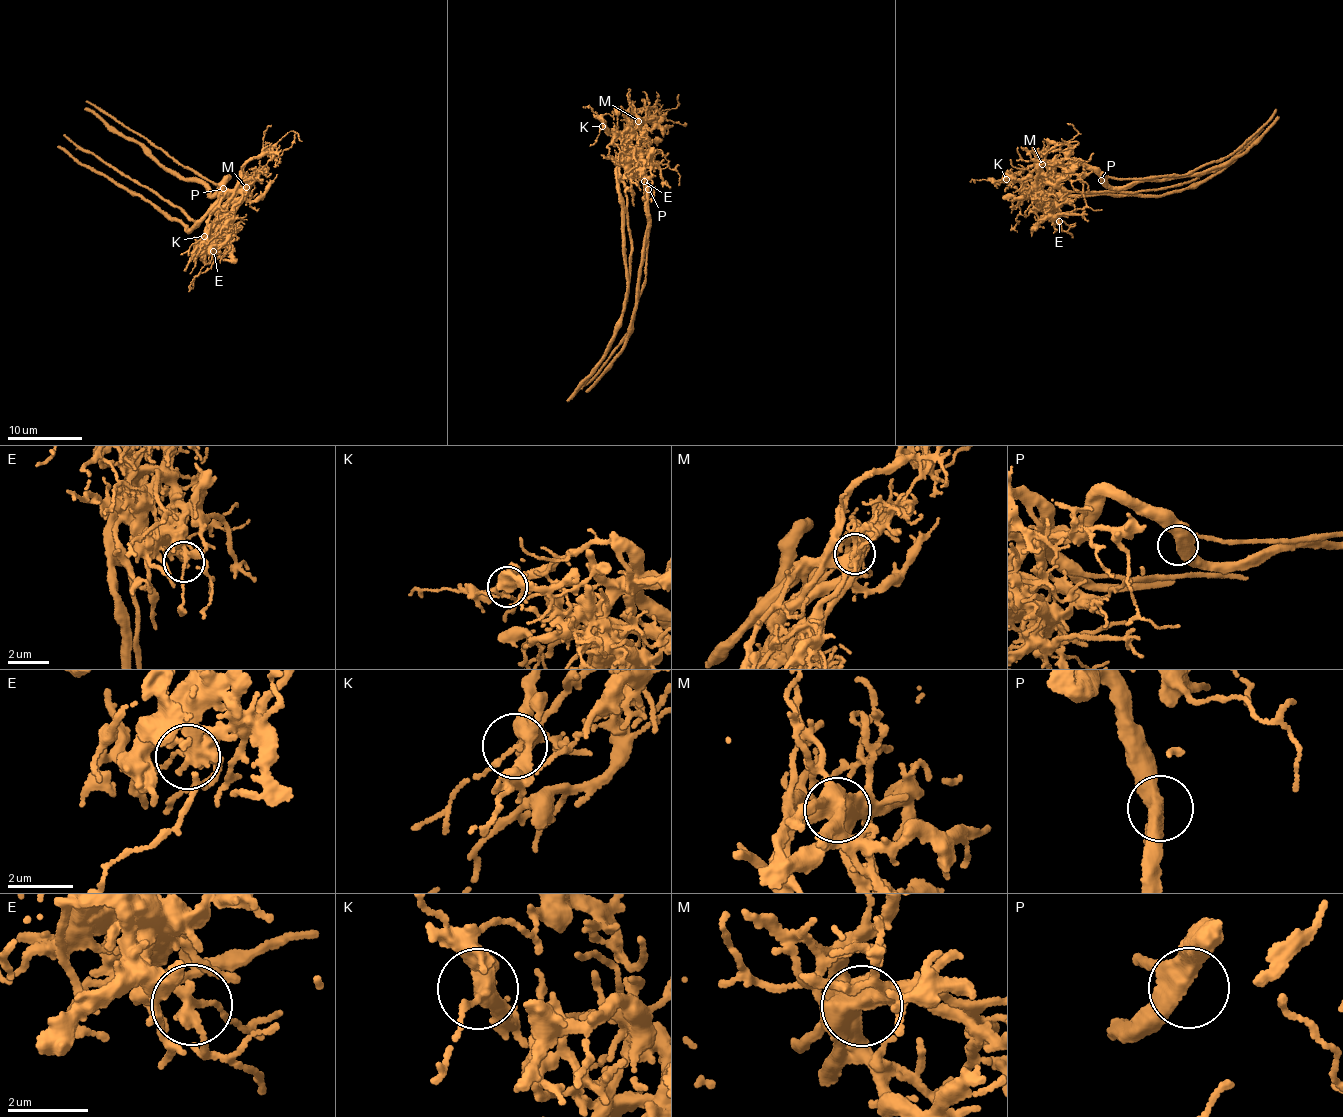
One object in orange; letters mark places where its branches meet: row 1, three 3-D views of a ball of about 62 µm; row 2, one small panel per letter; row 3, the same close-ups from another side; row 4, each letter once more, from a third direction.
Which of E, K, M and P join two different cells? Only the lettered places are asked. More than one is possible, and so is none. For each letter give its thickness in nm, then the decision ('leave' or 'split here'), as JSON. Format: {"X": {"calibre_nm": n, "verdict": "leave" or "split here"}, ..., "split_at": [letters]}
{"E": {"calibre_nm": 220, "verdict": "leave"}, "K": {"calibre_nm": 320, "verdict": "leave"}, "M": {"calibre_nm": 480, "verdict": "split here"}, "P": {"calibre_nm": 400, "verdict": "leave"}, "split_at": ["M"]}

